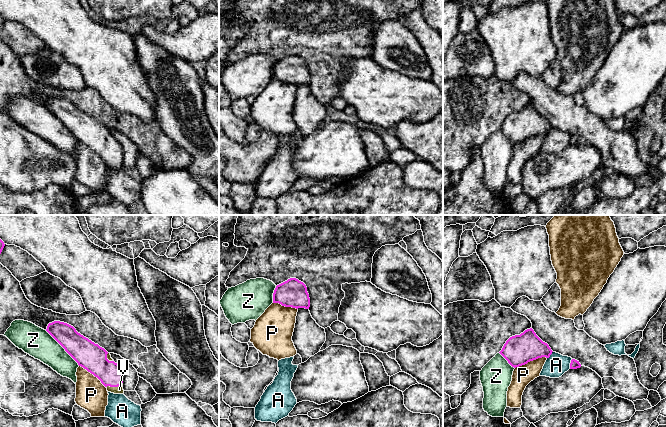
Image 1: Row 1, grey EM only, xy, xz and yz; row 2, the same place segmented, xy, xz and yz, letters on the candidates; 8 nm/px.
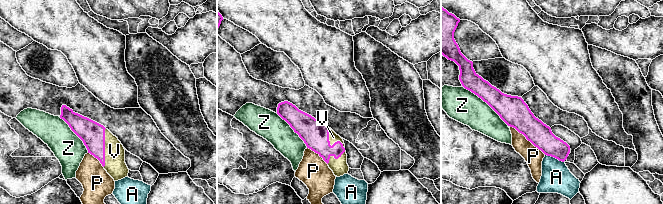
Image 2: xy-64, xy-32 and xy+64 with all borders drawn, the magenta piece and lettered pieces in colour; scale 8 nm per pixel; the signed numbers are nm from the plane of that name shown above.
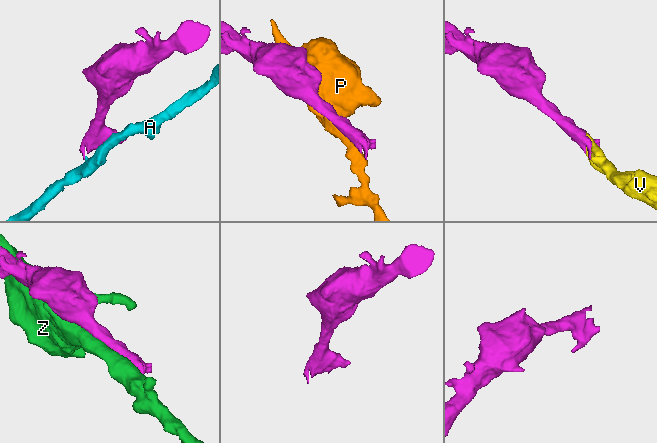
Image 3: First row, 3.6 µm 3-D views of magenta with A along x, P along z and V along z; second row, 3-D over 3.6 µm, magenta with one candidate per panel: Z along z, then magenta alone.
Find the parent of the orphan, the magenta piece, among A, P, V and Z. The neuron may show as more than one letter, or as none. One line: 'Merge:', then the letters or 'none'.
Merge: V

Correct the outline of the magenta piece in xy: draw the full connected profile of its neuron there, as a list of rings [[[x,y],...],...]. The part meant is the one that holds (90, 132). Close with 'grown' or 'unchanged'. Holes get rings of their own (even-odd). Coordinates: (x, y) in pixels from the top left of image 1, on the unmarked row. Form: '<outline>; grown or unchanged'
[[[64,98],[49,99],[46,107],[65,125],[79,142],[97,153],[108,168],[123,170],[122,145],[104,124],[95,120]]]; grown

